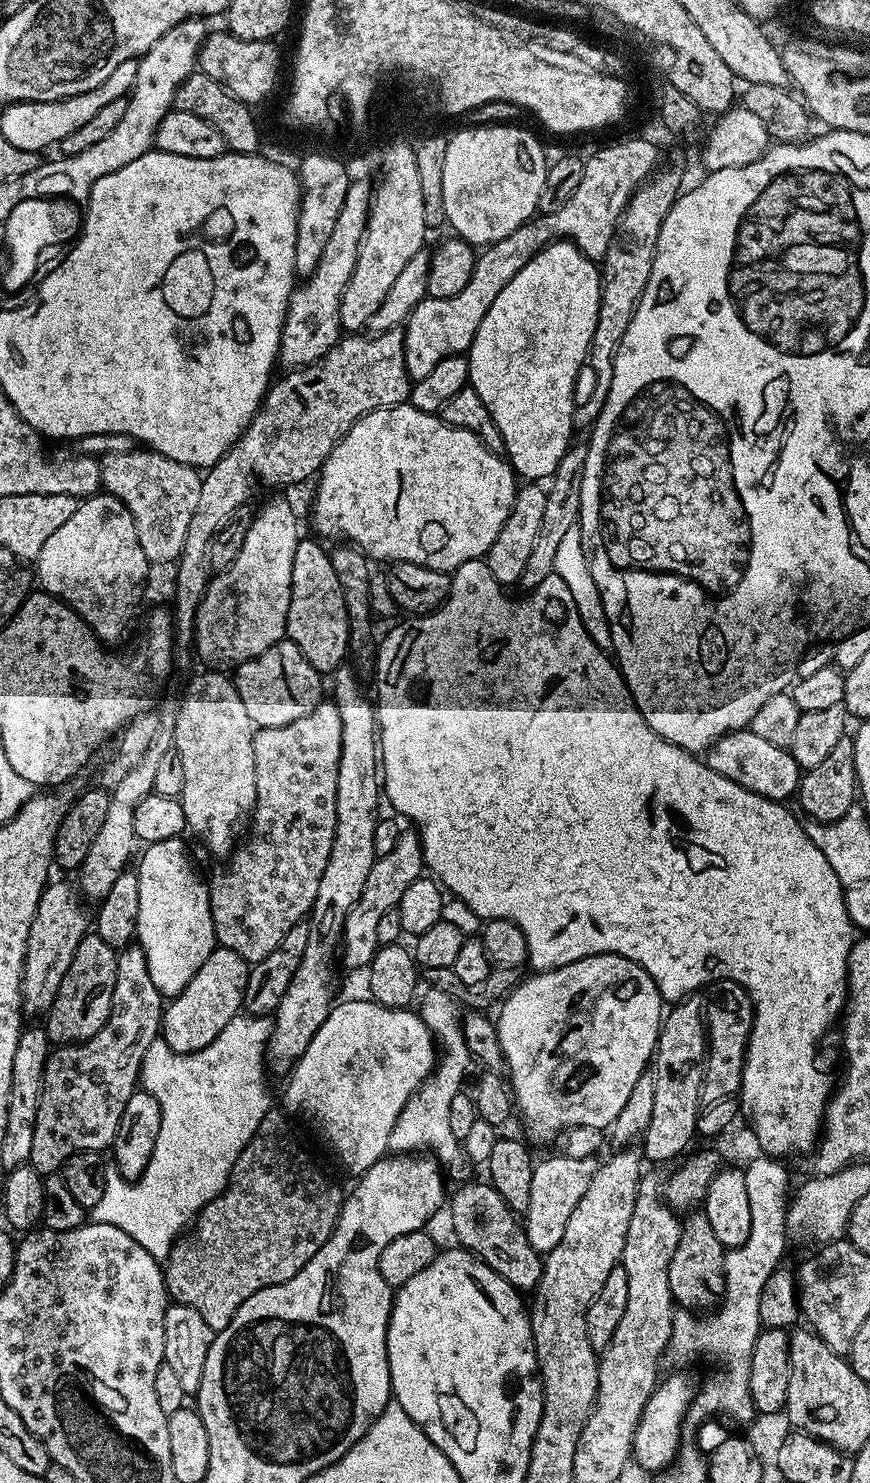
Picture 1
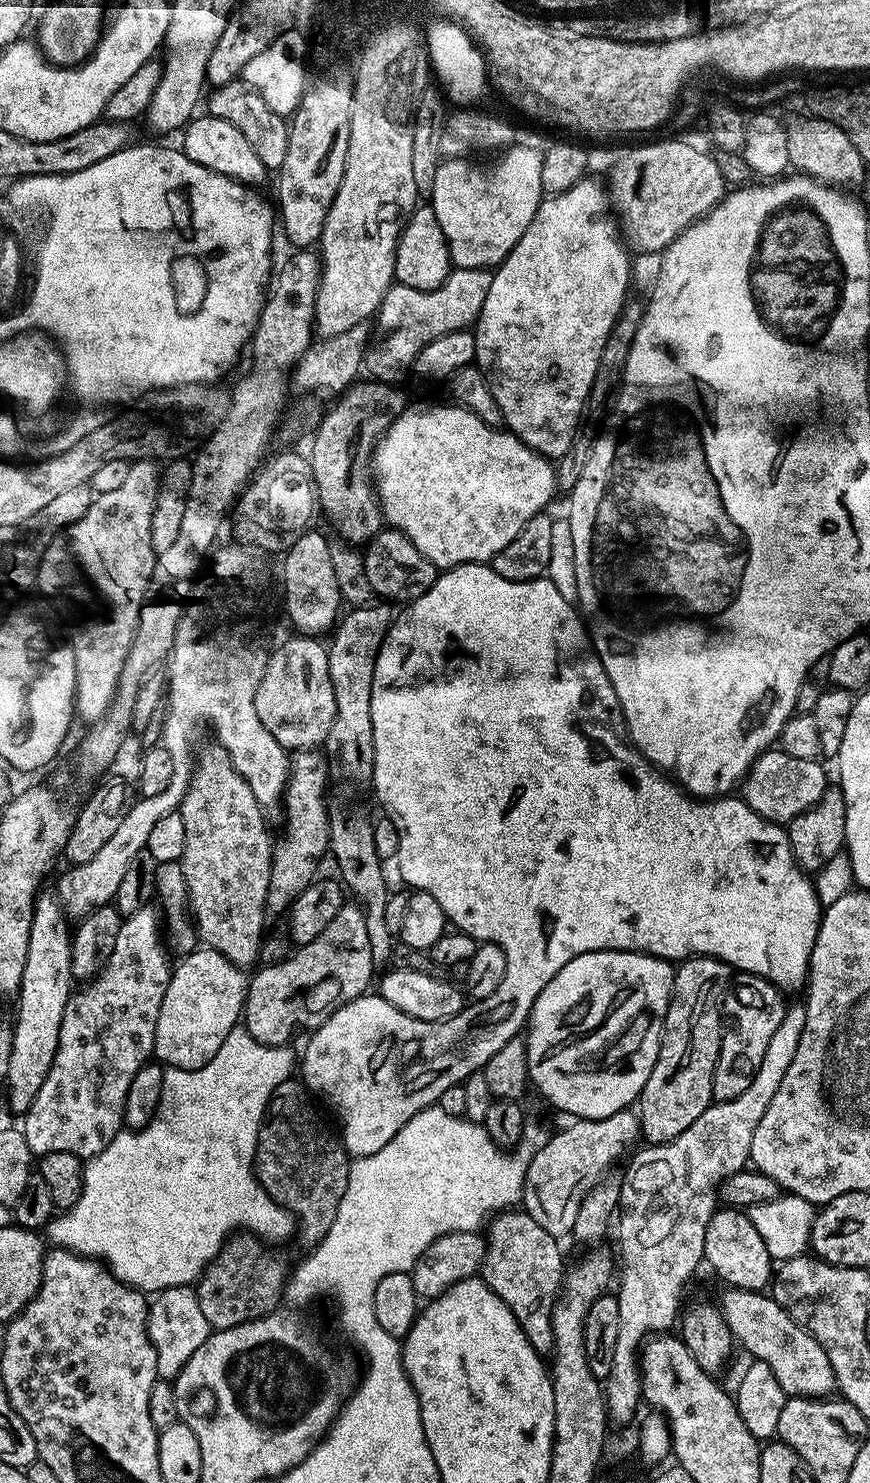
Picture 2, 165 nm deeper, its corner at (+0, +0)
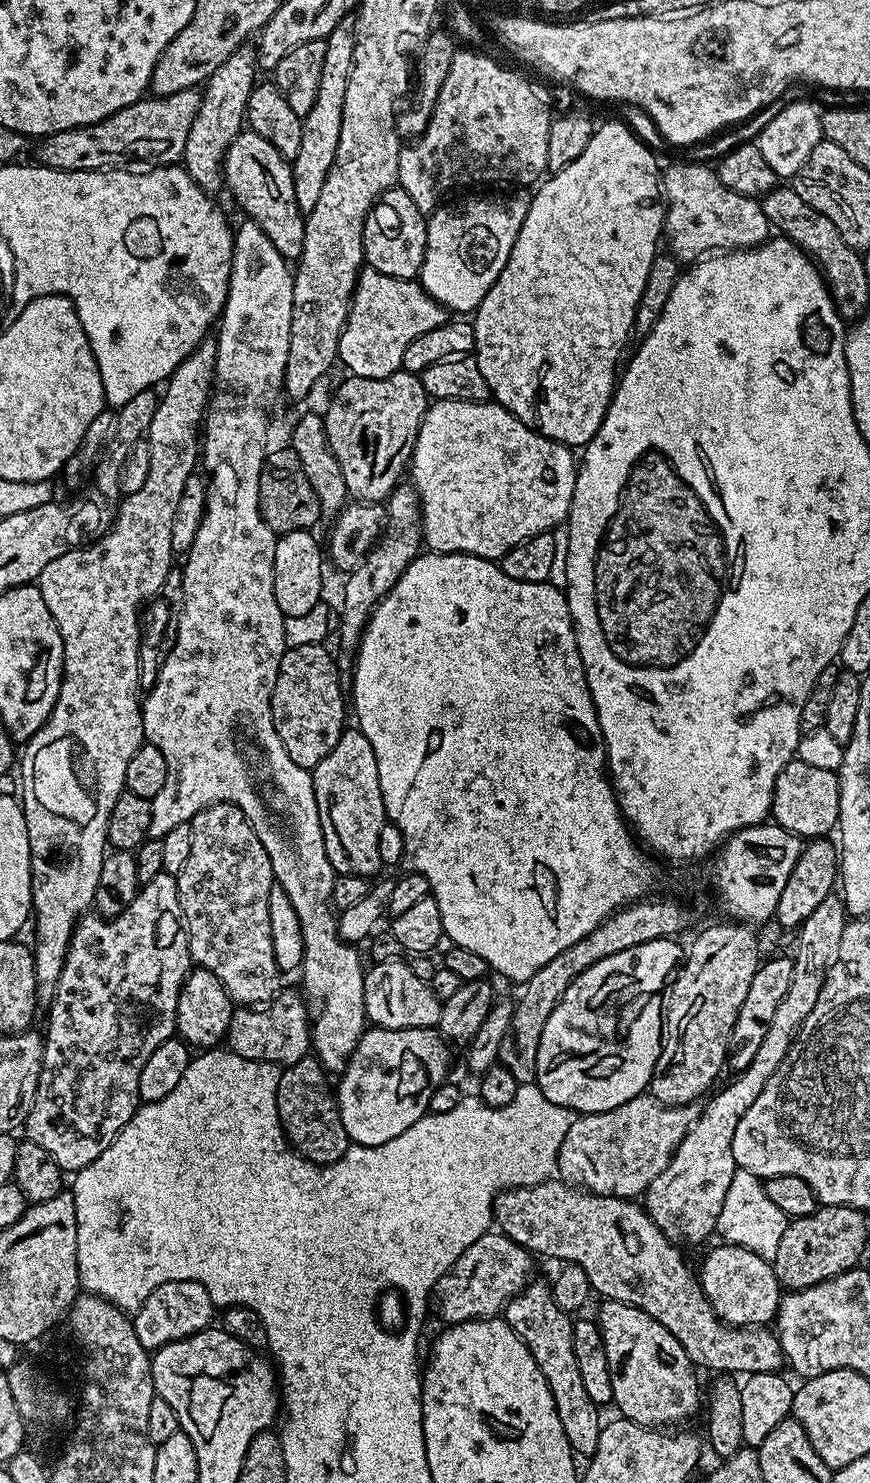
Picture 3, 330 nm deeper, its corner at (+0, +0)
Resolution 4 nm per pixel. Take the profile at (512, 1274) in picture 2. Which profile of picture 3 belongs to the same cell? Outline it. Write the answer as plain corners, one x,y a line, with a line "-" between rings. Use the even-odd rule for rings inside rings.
529,1282
512,1301
504,1307
502,1319
522,1338
526,1350
534,1354
550,1394
554,1394
554,1410
562,1421
562,1430
570,1442
573,1453
580,1458
591,1458
598,1450
598,1434
602,1427
601,1409
592,1401
582,1382
582,1373
578,1371
578,1358
574,1358
574,1338
572,1337
573,1317
564,1312
554,1302
551,1287
547,1283

